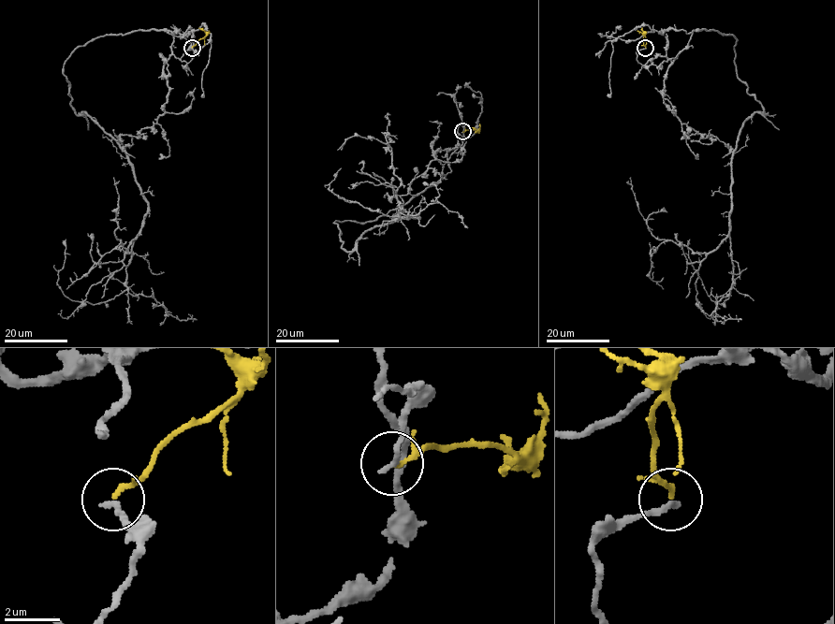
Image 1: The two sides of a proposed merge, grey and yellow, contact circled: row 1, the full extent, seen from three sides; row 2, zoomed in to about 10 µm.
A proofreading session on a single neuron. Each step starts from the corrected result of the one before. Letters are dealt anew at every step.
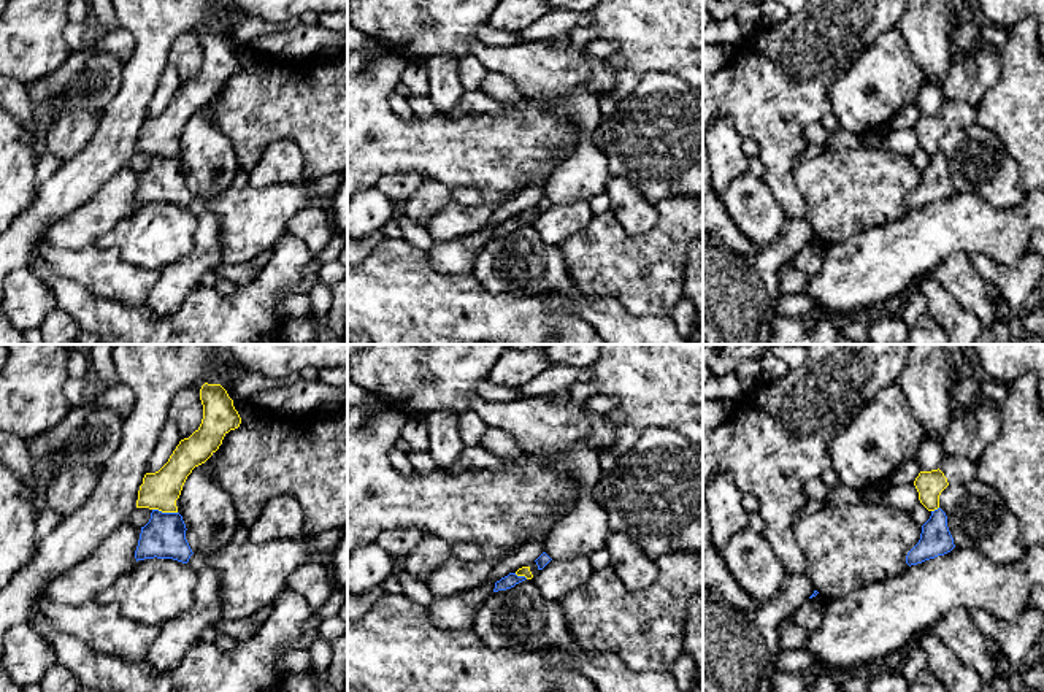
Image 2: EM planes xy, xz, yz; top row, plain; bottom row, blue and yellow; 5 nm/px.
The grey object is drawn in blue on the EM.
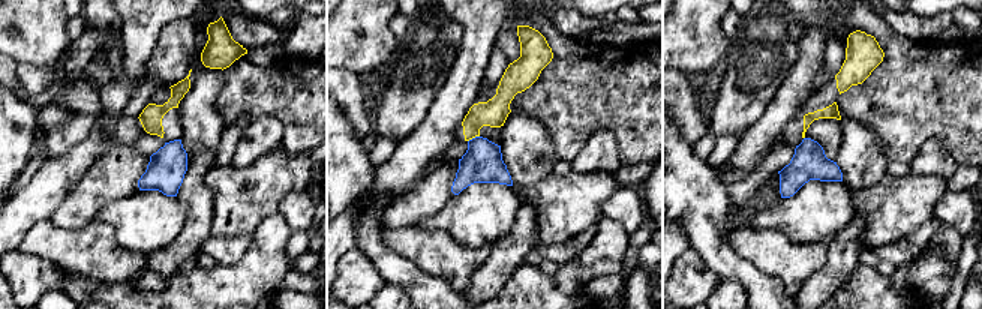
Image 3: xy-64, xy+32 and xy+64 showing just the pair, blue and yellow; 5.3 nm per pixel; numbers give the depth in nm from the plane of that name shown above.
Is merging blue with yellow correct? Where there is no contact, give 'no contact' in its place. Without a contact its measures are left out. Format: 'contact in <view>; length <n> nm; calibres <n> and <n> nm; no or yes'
contact in xy; length 130 nm; calibres 220 and 190 nm; no

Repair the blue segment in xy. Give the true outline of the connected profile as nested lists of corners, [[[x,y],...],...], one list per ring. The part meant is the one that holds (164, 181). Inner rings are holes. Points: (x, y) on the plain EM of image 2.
[[[152,154],[149,167],[141,171],[135,203],[173,203],[187,208],[194,198],[186,184],[186,168],[179,157]]]

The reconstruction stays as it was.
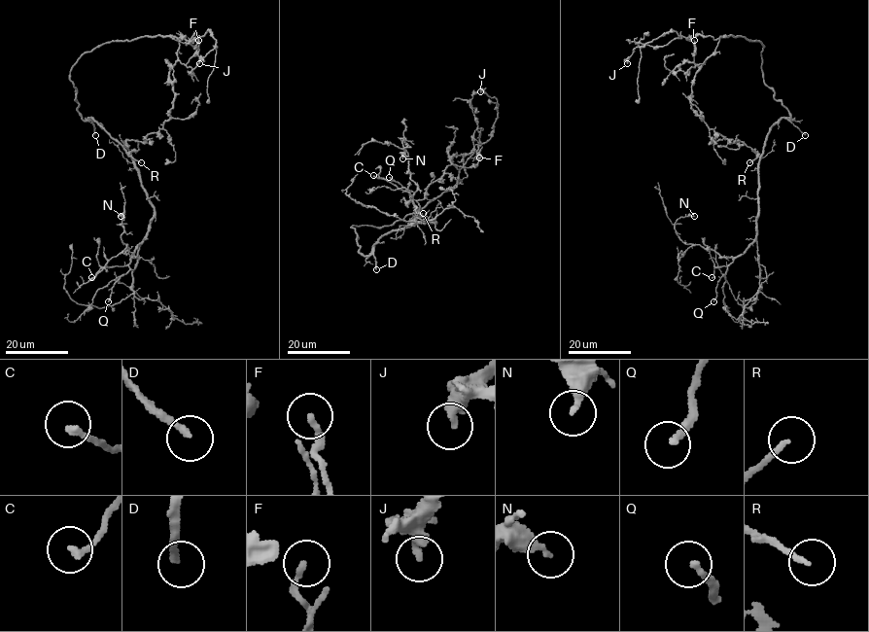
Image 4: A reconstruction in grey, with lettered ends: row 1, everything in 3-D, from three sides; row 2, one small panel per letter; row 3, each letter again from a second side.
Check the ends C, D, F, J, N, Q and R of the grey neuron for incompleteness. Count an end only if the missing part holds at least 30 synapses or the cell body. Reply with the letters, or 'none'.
D

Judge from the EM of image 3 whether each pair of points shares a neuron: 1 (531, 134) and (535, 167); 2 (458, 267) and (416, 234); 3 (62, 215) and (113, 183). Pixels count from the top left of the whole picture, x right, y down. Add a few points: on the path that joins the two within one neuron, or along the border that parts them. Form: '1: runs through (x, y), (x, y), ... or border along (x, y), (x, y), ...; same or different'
1: runs through (531, 141), (531, 159); same
2: runs through (447, 258), (426, 245); same
3: runs through (74, 212), (101, 185); same

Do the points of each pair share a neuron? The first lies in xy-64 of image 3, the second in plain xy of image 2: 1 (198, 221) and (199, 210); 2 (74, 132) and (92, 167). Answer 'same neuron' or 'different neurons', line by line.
1: same neuron
2: different neurons

